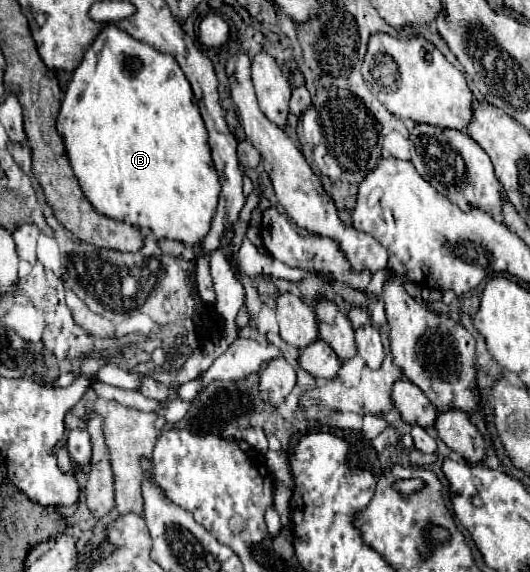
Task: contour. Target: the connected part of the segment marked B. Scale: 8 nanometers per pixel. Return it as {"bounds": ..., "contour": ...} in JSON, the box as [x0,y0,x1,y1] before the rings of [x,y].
{"bounds":[57,24,221,246],"contour":[[[113,24],[105,26],[101,30],[101,34],[95,38],[95,42],[91,44],[91,48],[85,52],[77,70],[73,72],[73,78],[71,78],[71,82],[65,90],[63,102],[61,102],[61,112],[57,118],[57,130],[63,136],[65,150],[67,150],[69,162],[73,166],[73,172],[79,180],[79,186],[99,214],[109,216],[109,218],[119,220],[119,222],[127,222],[127,224],[137,226],[137,228],[149,228],[157,238],[179,240],[185,246],[197,246],[207,236],[207,232],[211,228],[211,220],[213,220],[215,210],[217,210],[221,182],[219,182],[219,174],[217,174],[213,160],[211,160],[211,148],[207,144],[207,130],[205,130],[203,118],[199,114],[199,106],[195,102],[195,96],[191,92],[191,84],[171,54],[157,52],[155,48],[131,38],[127,32],[119,30]]]}

